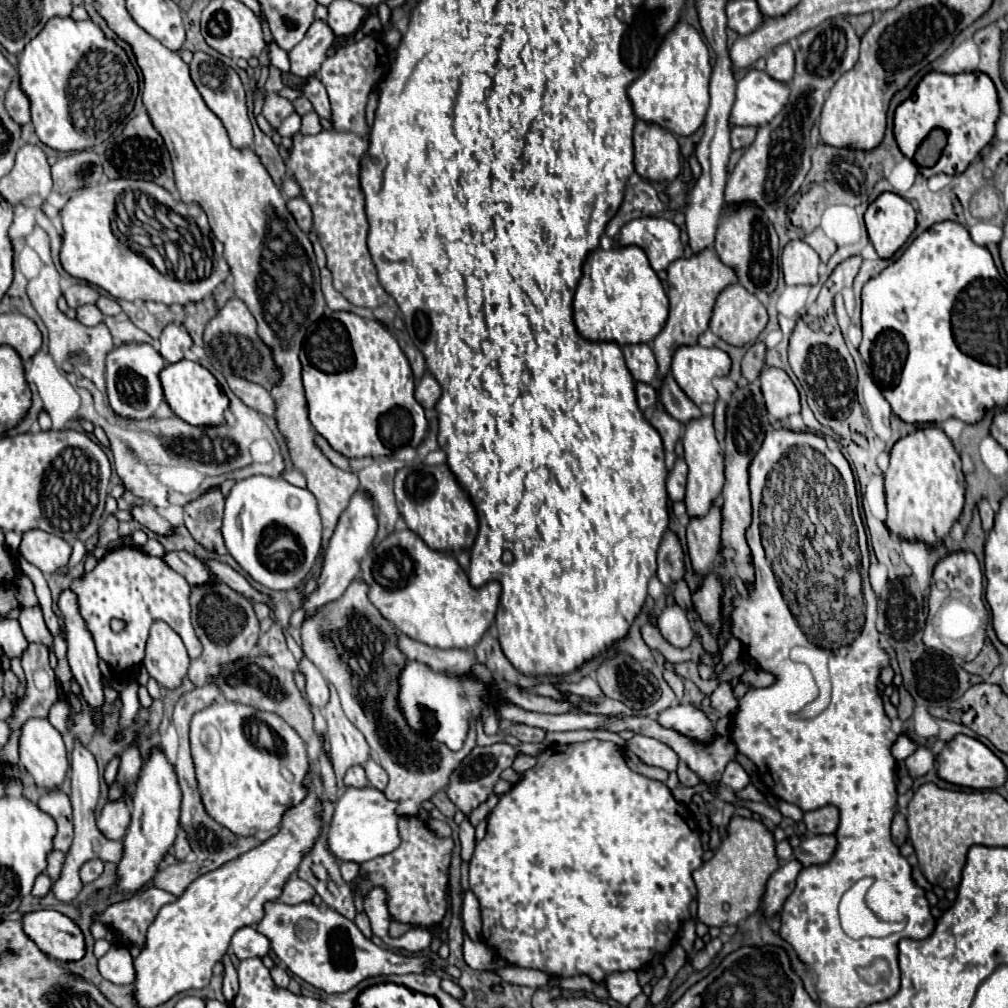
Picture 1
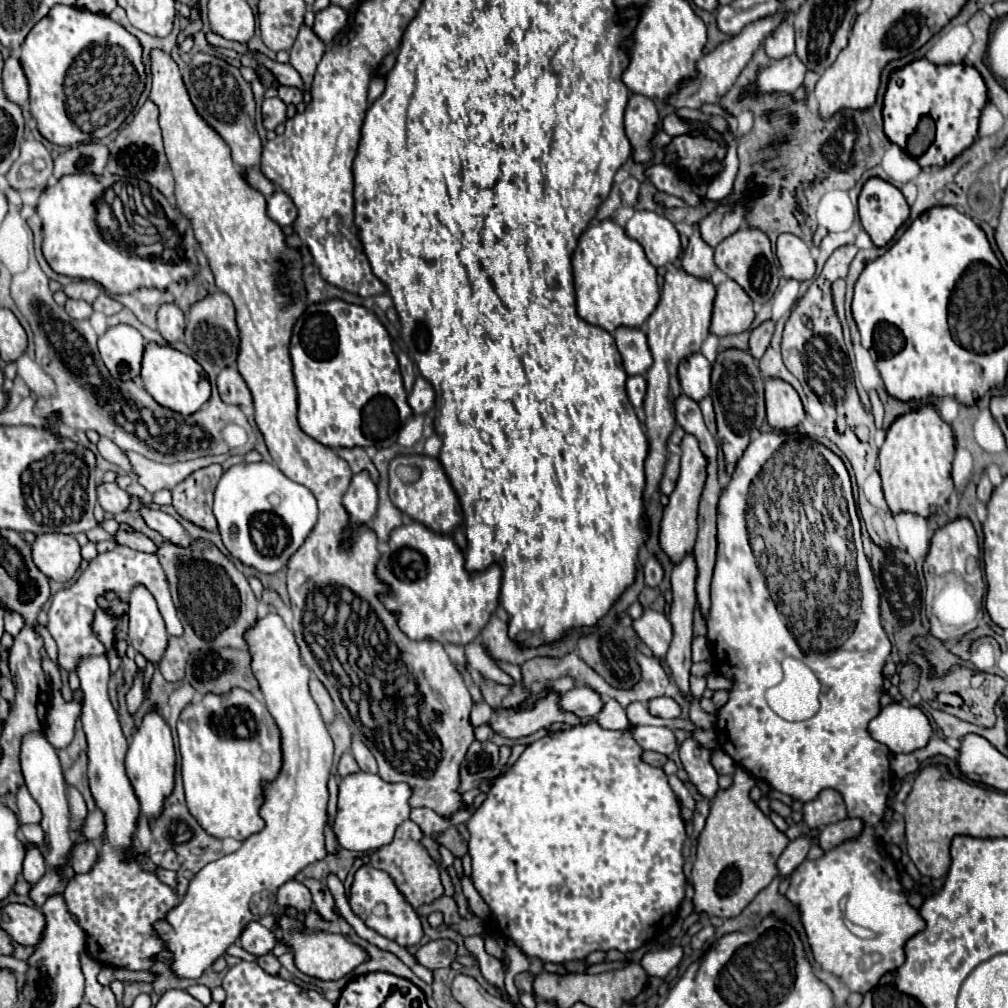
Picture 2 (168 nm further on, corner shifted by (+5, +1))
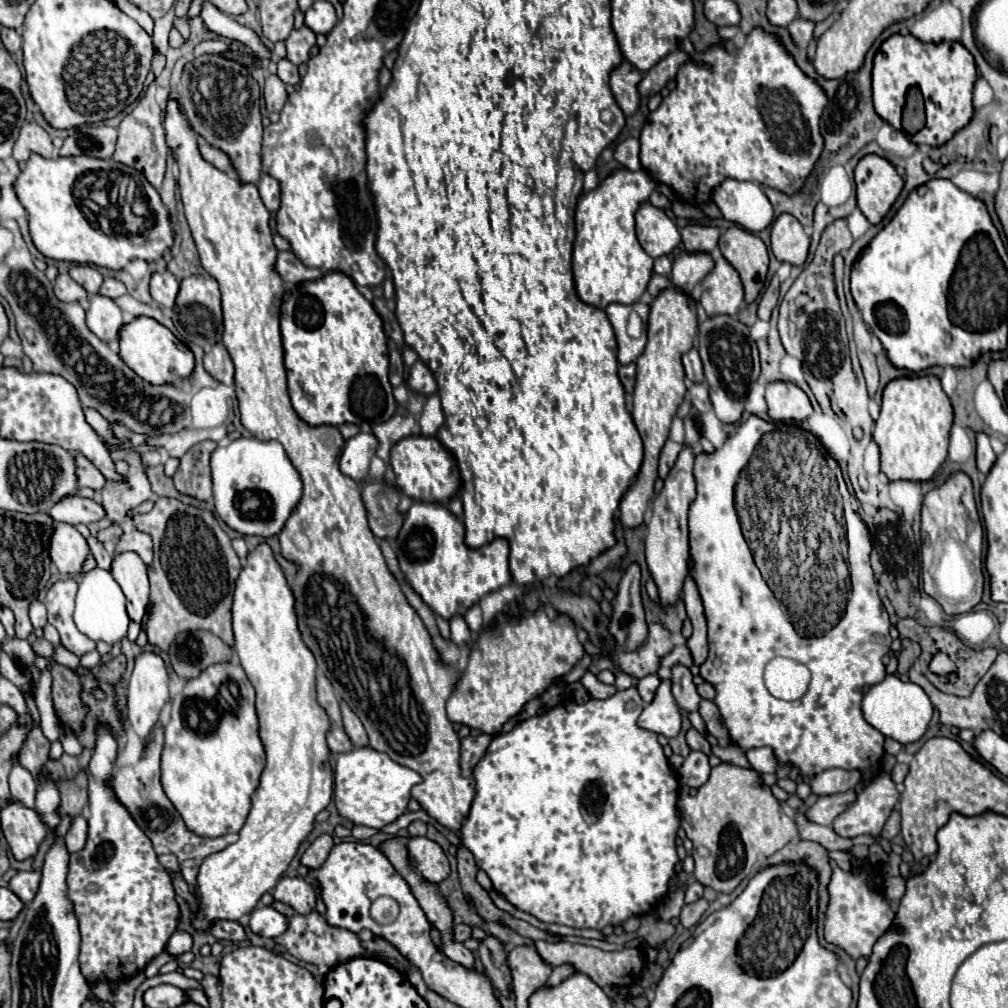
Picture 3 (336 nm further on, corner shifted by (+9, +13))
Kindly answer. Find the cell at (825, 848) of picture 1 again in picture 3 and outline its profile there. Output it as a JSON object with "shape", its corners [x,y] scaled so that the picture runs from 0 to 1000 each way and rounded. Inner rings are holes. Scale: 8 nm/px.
{"shape":[[[877,765],[867,775],[863,775],[855,787],[851,787],[849,795],[839,805],[835,805],[827,813],[825,822],[833,830],[851,830],[857,826],[869,828],[872,837],[882,847],[884,845],[883,836],[874,830],[873,824],[883,805],[887,803],[891,791],[893,789],[889,785],[889,779],[883,767]]]}

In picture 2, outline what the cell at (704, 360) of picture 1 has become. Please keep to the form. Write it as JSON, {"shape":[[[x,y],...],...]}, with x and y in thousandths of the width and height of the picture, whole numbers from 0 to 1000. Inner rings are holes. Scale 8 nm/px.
{"shape":[[[696,350],[681,354],[673,364],[673,374],[679,392],[688,398],[698,396],[704,390],[704,358]]]}

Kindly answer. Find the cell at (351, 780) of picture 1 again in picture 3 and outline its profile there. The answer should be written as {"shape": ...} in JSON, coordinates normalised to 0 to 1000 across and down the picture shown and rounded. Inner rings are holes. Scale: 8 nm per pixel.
{"shape":[[[329,721],[325,725],[325,741],[329,747],[345,747],[349,743],[349,737],[347,737],[345,729],[341,727],[341,723]]]}

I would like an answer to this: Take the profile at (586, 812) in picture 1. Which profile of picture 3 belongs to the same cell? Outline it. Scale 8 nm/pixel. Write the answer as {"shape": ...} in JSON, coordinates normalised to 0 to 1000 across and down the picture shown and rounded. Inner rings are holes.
{"shape":[[[625,682],[621,686],[613,686],[611,689],[593,695],[585,693],[579,699],[571,699],[567,695],[558,695],[550,703],[542,705],[538,711],[526,711],[510,721],[502,729],[492,729],[484,741],[484,747],[470,763],[472,773],[472,789],[466,801],[464,811],[458,816],[458,836],[466,842],[472,852],[474,862],[482,864],[488,874],[490,884],[498,886],[502,894],[506,894],[512,902],[530,908],[538,916],[552,916],[573,922],[599,922],[601,918],[617,918],[625,910],[641,908],[651,902],[651,898],[663,888],[665,872],[669,870],[669,860],[673,856],[671,848],[671,828],[675,822],[675,809],[671,803],[673,793],[673,773],[669,771],[661,749],[657,747],[655,737],[647,725],[635,723],[631,719],[633,709],[639,699],[631,686]]]}

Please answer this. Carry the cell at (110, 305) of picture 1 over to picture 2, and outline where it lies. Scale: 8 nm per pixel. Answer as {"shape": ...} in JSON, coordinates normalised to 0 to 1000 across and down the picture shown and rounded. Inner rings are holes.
{"shape":[[[101,291],[101,293],[91,301],[91,305],[93,305],[93,309],[99,309],[99,311],[103,311],[103,313],[113,313],[113,311],[117,311],[123,303],[117,301],[115,297],[111,297],[109,293]]]}

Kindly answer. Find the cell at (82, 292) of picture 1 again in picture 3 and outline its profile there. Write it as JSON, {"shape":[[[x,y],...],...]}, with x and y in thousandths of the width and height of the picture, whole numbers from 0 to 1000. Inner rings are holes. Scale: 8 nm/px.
{"shape":[[[71,263],[69,269],[67,269],[67,273],[75,281],[79,281],[87,289],[87,293],[95,293],[97,287],[99,287],[99,283],[101,283],[101,273],[91,263]]]}

